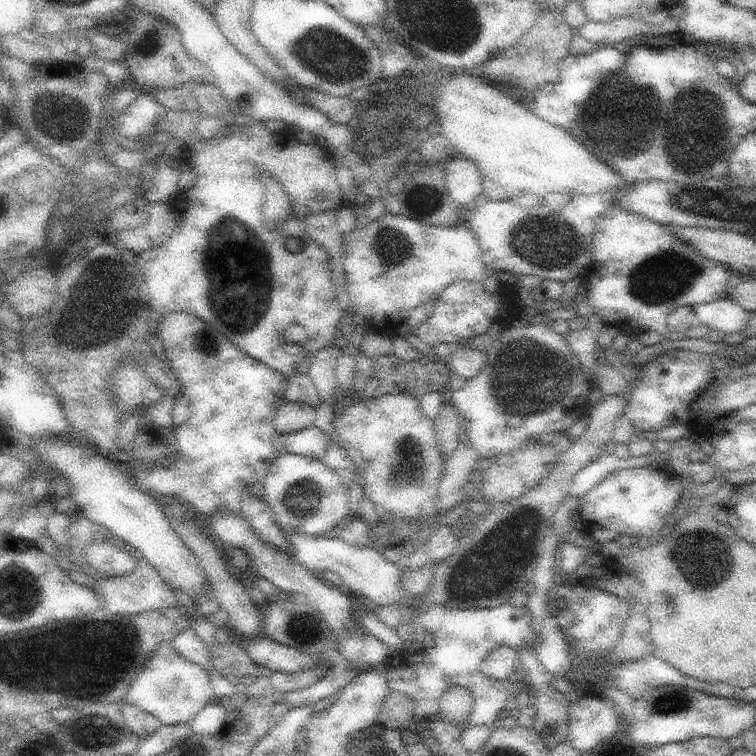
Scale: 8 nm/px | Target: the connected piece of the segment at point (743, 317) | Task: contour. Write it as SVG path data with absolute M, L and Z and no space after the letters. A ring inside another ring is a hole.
M728 297L704 306L694 305L694 314L698 316L700 324L713 330L720 330L726 334L742 332L749 325L752 313Z

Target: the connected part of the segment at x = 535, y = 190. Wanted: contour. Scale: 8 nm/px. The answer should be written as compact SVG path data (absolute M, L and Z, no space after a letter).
M460 71L449 75L448 78L442 78L442 74L436 72L436 78L437 95L433 109L441 124L441 133L464 157L476 164L483 178L484 194L490 200L508 200L518 192L530 192L538 196L546 196L550 192L568 192L571 196L595 195L600 192L614 196L622 187L632 184L627 183L618 171L598 160L565 128L548 124L541 116L532 112L526 102L510 96L489 80Z

